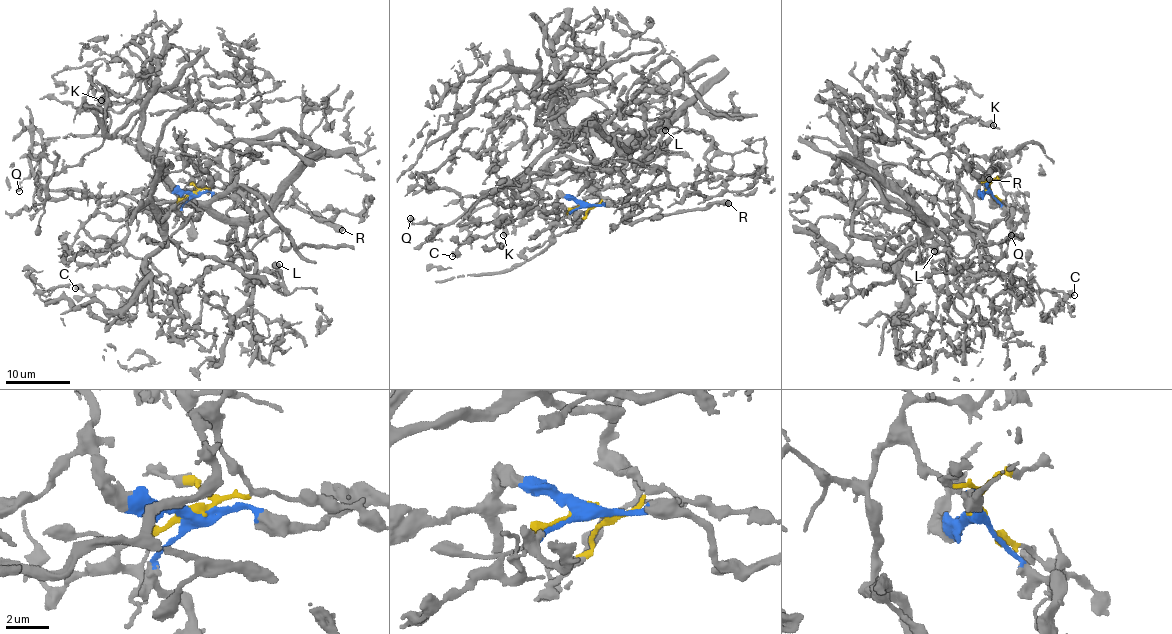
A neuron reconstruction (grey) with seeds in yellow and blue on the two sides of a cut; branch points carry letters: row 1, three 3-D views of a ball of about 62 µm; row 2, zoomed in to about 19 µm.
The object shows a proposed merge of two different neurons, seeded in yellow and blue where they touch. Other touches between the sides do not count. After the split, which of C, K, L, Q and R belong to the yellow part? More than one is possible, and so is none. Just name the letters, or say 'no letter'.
C, K, L, Q

